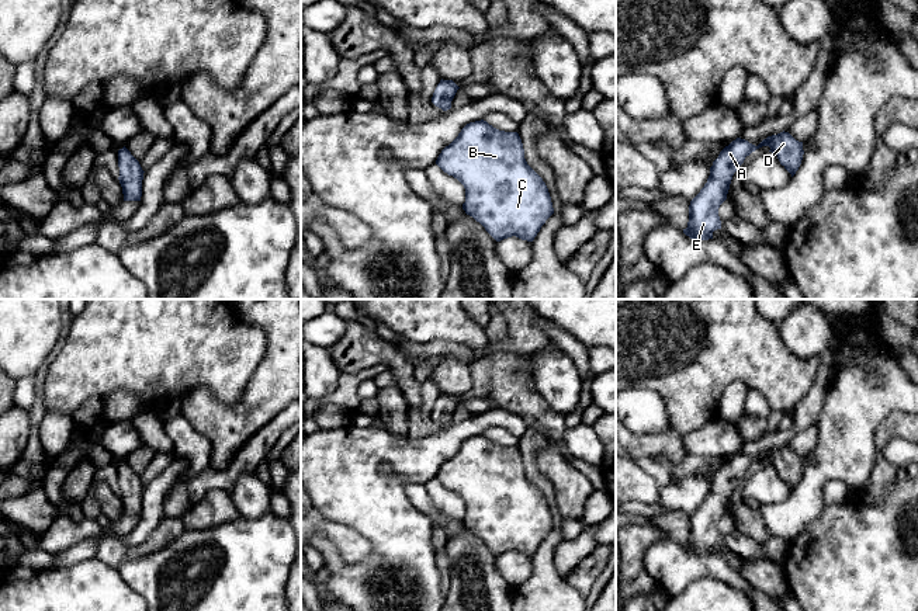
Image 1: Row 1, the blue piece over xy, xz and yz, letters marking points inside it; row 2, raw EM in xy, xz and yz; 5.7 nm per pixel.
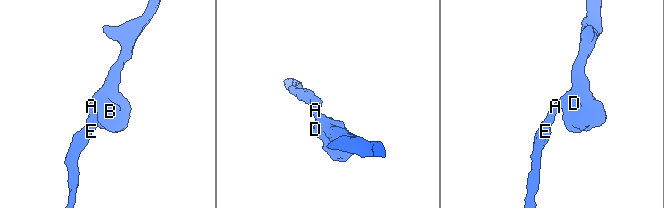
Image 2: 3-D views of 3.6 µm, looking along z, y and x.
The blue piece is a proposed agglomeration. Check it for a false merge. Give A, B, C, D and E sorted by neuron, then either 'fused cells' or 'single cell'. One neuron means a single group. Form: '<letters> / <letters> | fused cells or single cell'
A B C D E | single cell

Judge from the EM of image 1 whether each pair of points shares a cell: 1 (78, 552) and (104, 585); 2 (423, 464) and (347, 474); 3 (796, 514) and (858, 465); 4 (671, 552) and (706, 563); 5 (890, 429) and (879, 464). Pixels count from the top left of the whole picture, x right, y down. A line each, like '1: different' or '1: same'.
1: different
2: same
3: same
4: same
5: same

